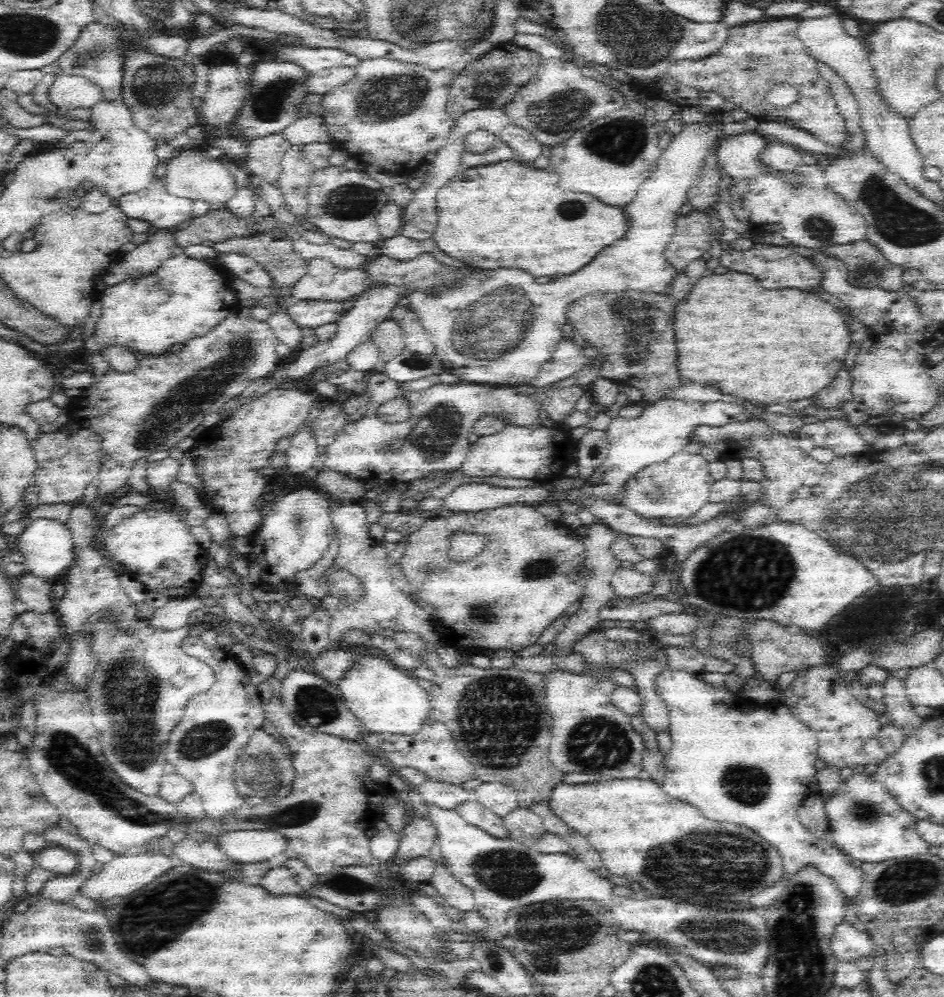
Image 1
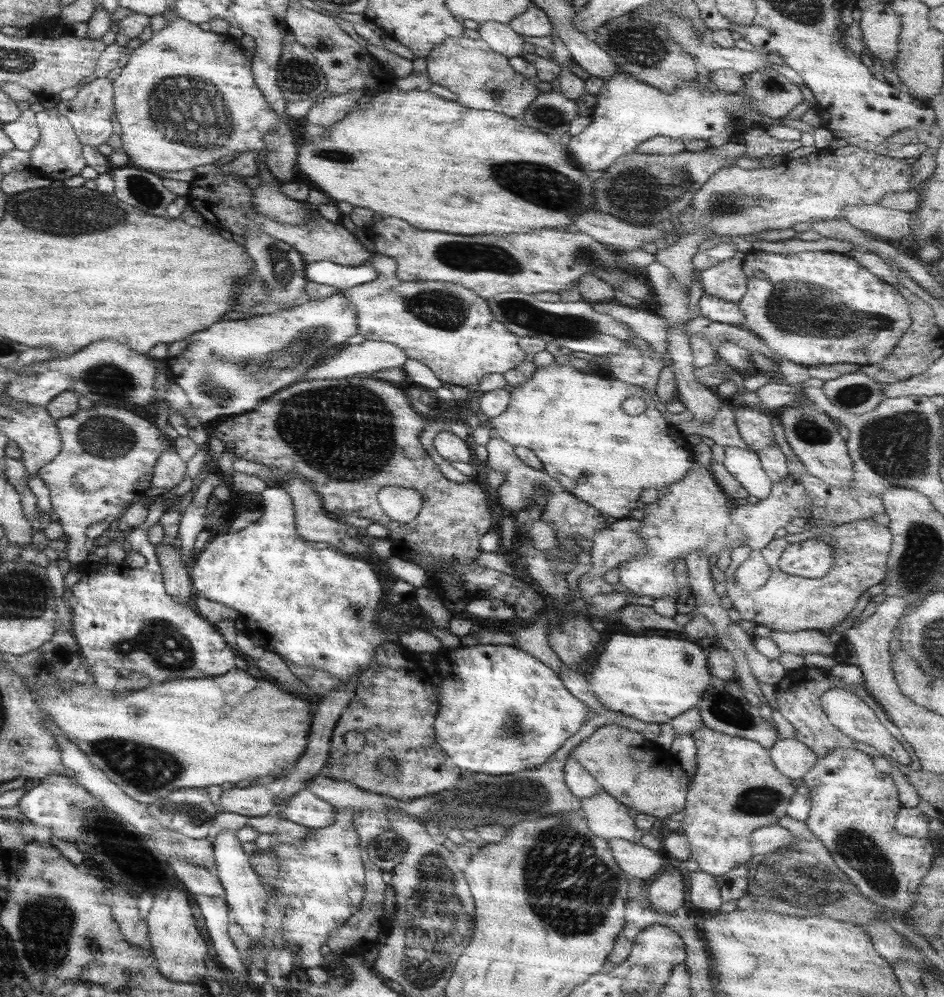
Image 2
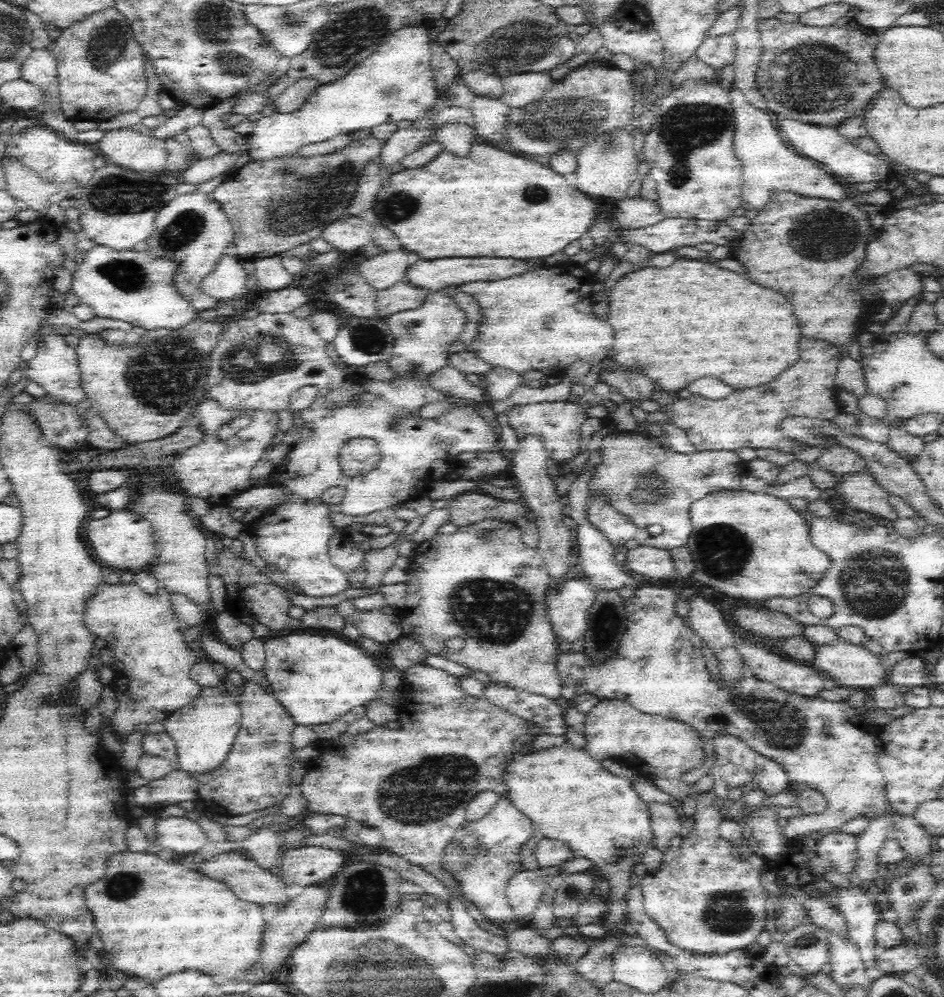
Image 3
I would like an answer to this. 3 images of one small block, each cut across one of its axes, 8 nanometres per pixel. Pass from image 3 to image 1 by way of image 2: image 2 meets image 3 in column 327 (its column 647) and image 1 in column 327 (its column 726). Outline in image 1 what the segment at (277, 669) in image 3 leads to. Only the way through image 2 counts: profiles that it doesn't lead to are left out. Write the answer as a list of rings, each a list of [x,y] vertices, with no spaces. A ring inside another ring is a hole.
[[[331,648],[320,658],[313,660],[314,673],[330,683],[336,684],[348,710],[361,722],[367,732],[414,736],[422,724],[431,720],[432,703],[426,689],[422,689],[416,678],[407,671],[394,667],[386,659],[356,655],[352,650]]]

